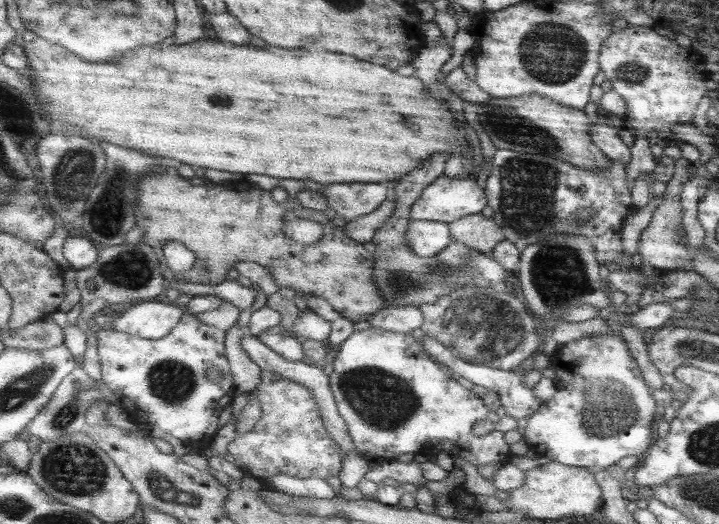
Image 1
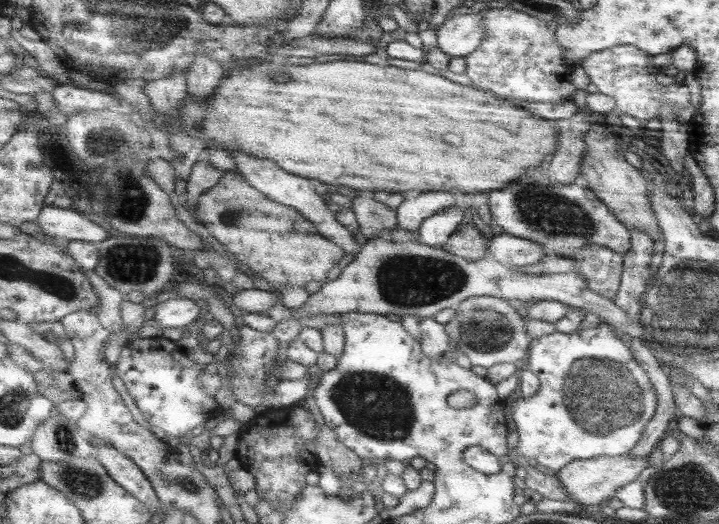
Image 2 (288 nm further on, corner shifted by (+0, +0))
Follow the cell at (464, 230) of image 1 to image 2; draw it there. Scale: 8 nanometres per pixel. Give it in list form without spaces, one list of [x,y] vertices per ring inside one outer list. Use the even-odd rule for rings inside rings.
[[[467,220],[443,248],[455,256],[477,262],[491,256],[489,244],[491,244],[491,238],[485,238],[485,234],[471,220]]]

